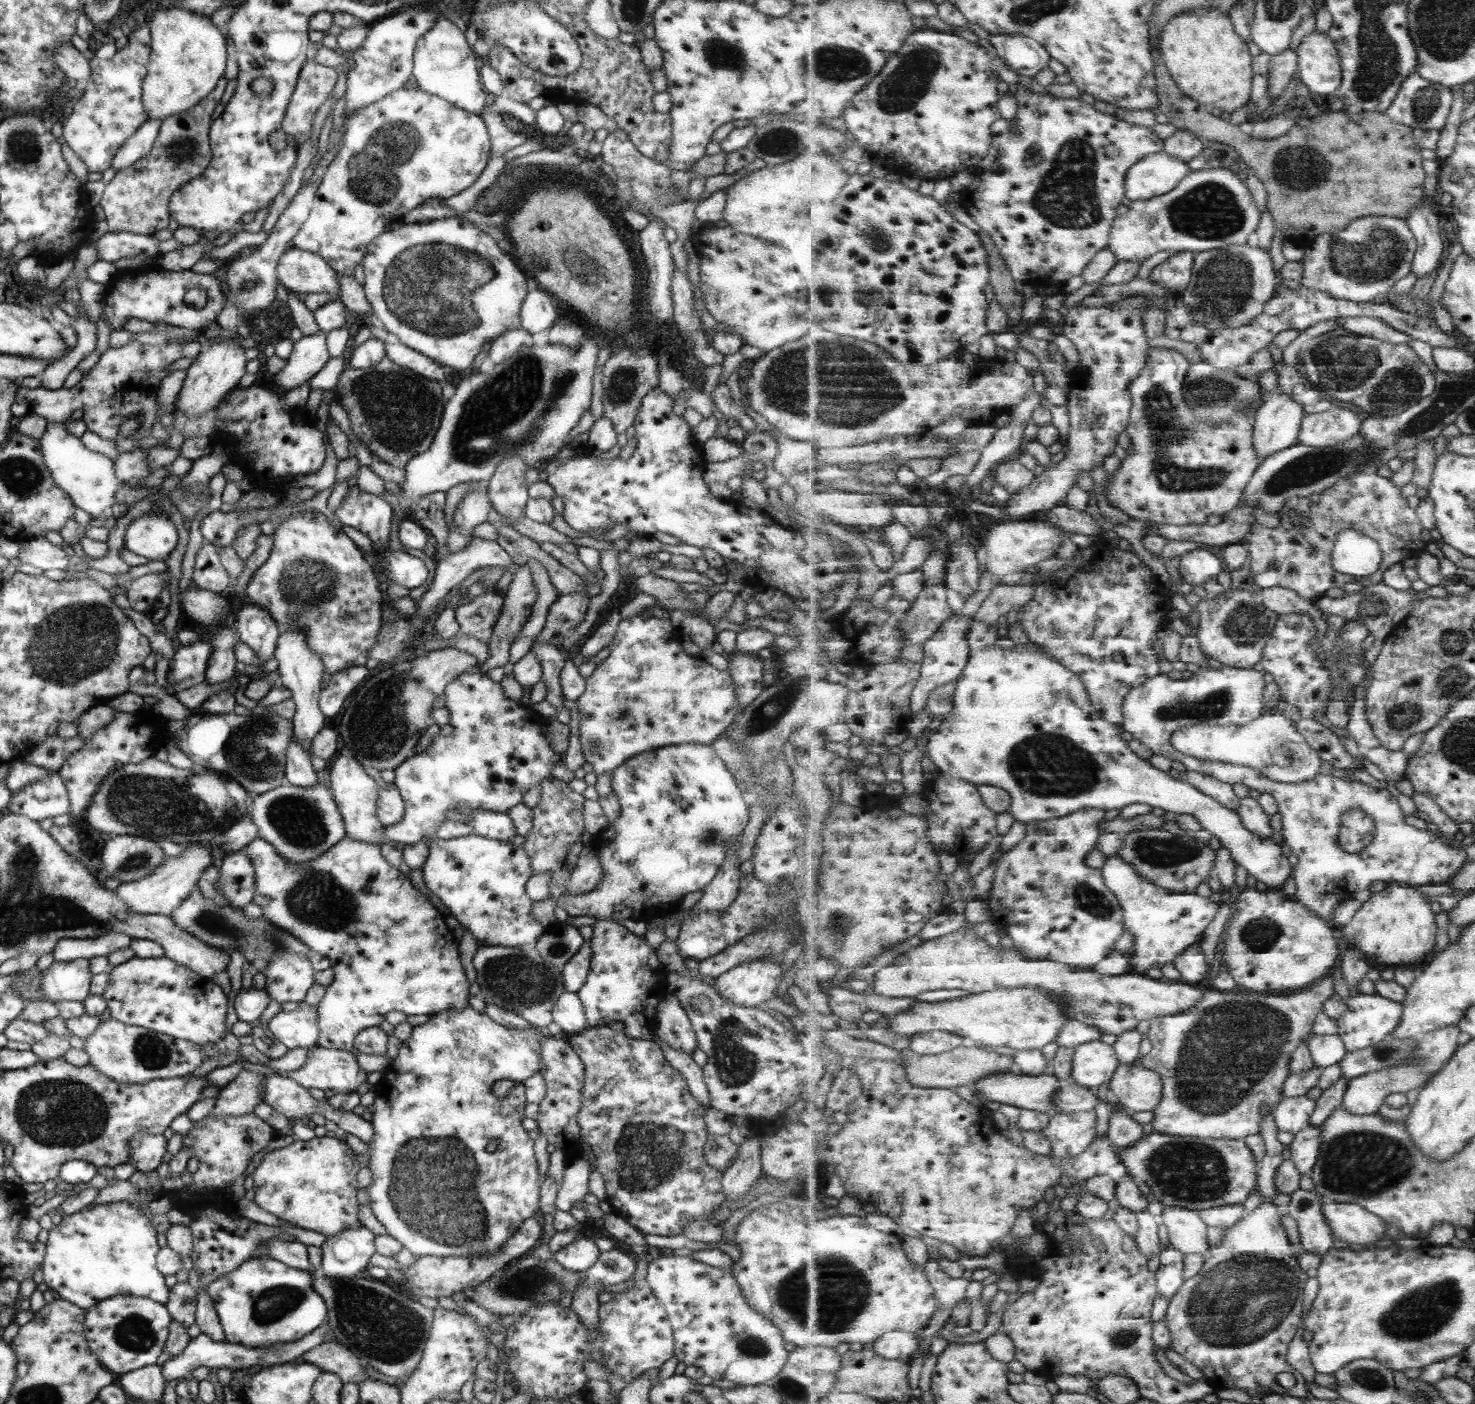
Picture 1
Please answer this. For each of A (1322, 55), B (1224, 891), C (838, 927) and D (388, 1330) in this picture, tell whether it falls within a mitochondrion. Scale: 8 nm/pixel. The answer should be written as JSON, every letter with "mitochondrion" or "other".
{"A":"other","B":"other","C":"mitochondrion","D":"mitochondrion"}

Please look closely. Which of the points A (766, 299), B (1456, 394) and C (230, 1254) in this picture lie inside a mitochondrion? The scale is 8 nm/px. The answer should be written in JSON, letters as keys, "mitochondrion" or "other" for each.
{"A":"other","B":"mitochondrion","C":"other"}

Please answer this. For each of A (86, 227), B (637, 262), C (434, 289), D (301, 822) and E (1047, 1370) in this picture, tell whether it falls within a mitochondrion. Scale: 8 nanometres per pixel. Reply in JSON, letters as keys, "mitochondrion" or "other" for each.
{"A":"other","B":"other","C":"mitochondrion","D":"mitochondrion","E":"other"}

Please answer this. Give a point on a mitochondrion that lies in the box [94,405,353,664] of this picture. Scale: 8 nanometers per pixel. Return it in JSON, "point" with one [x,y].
{"point":[306,584]}

